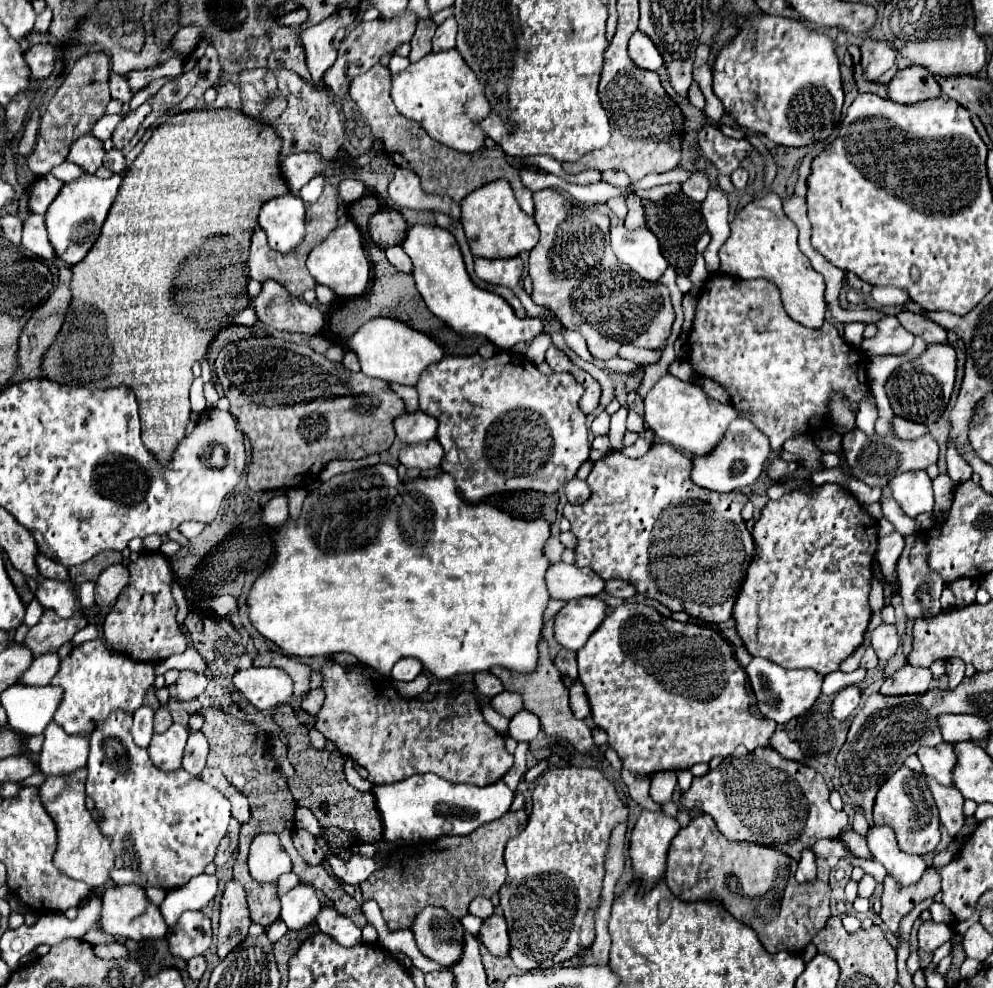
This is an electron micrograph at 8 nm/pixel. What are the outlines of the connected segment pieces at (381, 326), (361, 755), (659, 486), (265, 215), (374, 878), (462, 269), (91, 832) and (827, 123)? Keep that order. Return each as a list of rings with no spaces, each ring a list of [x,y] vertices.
[[[372,318],[364,322],[346,342],[346,346],[358,356],[360,368],[366,376],[384,380],[384,382],[394,382],[394,384],[404,384],[404,386],[414,386],[418,382],[418,376],[434,362],[442,360],[444,350],[430,340],[426,334],[408,328],[406,324],[392,320],[392,318]]]
[[[328,662],[322,668],[324,674],[324,692],[326,702],[316,716],[316,728],[336,744],[342,754],[352,756],[360,766],[368,770],[368,782],[392,784],[400,782],[406,776],[418,772],[434,772],[453,784],[474,784],[486,786],[500,780],[514,764],[514,756],[506,752],[504,738],[482,718],[482,712],[470,692],[462,692],[458,698],[450,700],[446,696],[434,698],[428,702],[422,700],[404,700],[396,694],[390,678],[374,672],[368,666],[342,668],[340,664]]]
[[[654,444],[642,458],[636,458],[636,460],[626,458],[626,456],[618,454],[618,452],[612,452],[604,460],[594,462],[594,468],[588,474],[586,482],[588,482],[588,488],[590,488],[590,498],[584,504],[566,504],[564,506],[564,516],[572,524],[570,530],[578,538],[578,546],[574,550],[578,568],[592,568],[594,572],[600,572],[600,576],[604,580],[610,580],[610,578],[626,580],[636,588],[638,594],[658,600],[660,604],[664,604],[672,612],[674,610],[682,610],[682,612],[690,614],[692,618],[696,618],[700,622],[706,622],[706,624],[720,624],[720,622],[726,622],[726,620],[732,618],[732,608],[736,604],[736,596],[740,594],[740,584],[744,582],[744,576],[746,576],[746,570],[748,570],[748,562],[752,562],[752,556],[754,556],[754,550],[756,550],[752,534],[748,532],[746,522],[740,516],[744,504],[748,502],[746,494],[742,494],[742,492],[720,494],[720,492],[712,492],[712,490],[696,486],[692,482],[692,460],[688,456],[684,456],[680,450],[672,448],[670,444]]]
[[[280,196],[266,202],[258,216],[268,244],[276,252],[292,252],[304,240],[304,202],[298,196]]]
[[[506,812],[500,820],[492,820],[470,832],[468,836],[440,836],[432,848],[418,850],[412,846],[396,846],[388,856],[388,866],[372,872],[360,888],[364,900],[376,900],[386,924],[396,928],[412,928],[416,912],[434,904],[446,908],[452,916],[464,918],[468,904],[476,896],[494,896],[506,880],[506,866],[502,860],[504,846],[510,838],[518,836],[526,824],[526,812]]]
[[[416,224],[408,230],[406,240],[402,242],[404,252],[410,256],[414,264],[414,280],[420,296],[424,298],[428,310],[444,320],[456,334],[460,336],[484,336],[494,342],[498,348],[508,350],[518,342],[532,340],[540,332],[544,332],[544,322],[536,318],[518,318],[510,304],[492,292],[480,290],[472,284],[460,248],[454,236],[438,226]]]
[[[86,770],[74,772],[72,776],[50,776],[40,786],[40,798],[44,802],[44,808],[56,822],[58,830],[58,848],[54,854],[56,868],[66,876],[86,882],[92,890],[96,890],[110,880],[110,868],[114,864],[114,856],[108,838],[98,830],[98,824],[86,810],[84,782],[86,782]]]
[[[764,14],[748,20],[734,40],[720,50],[714,62],[714,94],[740,126],[760,132],[780,146],[812,146],[824,142],[840,122],[844,92],[838,64],[834,44],[826,34],[810,32],[790,18]]]

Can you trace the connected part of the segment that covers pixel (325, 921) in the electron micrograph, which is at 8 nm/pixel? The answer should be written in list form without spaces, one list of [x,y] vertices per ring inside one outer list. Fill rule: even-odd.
[[[324,906],[316,918],[316,924],[322,934],[330,936],[344,948],[362,944],[362,930],[358,926],[354,926],[346,916],[338,914],[334,908]]]

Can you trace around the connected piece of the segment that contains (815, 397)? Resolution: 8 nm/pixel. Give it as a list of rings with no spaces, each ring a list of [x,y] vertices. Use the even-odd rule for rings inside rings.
[[[712,274],[706,280],[688,334],[688,364],[694,374],[718,382],[728,392],[730,404],[740,412],[740,418],[752,420],[752,424],[768,436],[772,450],[782,450],[782,444],[792,436],[810,434],[810,422],[814,418],[830,424],[828,408],[834,394],[840,392],[854,414],[860,410],[862,400],[872,396],[868,384],[868,356],[846,344],[832,322],[824,322],[824,326],[816,330],[804,328],[804,324],[792,320],[788,312],[784,312],[778,288],[762,278],[738,280],[726,274]]]

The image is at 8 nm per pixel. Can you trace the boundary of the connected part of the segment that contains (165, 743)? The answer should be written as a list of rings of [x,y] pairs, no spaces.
[[[172,724],[164,734],[152,736],[148,752],[156,768],[164,772],[174,772],[182,768],[182,754],[184,754],[186,738],[188,738],[188,730],[180,724]]]

